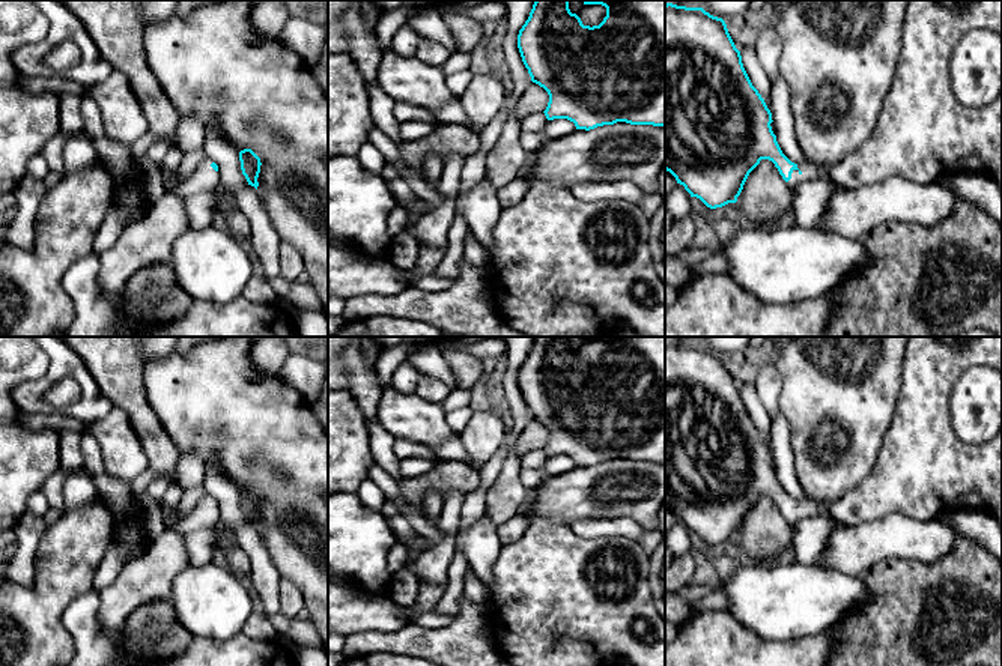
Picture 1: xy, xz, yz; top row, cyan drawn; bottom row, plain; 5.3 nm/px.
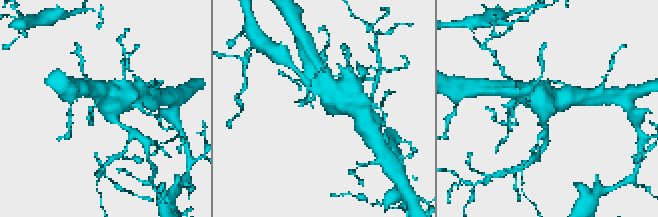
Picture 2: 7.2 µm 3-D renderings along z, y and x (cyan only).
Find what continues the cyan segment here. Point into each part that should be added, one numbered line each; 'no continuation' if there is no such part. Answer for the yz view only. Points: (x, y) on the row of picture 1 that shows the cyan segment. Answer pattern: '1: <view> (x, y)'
1: yz (810, 172)

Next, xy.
1: xy (205, 179)

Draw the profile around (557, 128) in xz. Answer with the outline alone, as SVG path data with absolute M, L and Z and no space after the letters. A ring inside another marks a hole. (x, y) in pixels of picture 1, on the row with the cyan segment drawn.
M554 119L554 120L546 122L542 134L545 138L561 138L575 131L576 131L576 126L573 122L570 122L567 119Z

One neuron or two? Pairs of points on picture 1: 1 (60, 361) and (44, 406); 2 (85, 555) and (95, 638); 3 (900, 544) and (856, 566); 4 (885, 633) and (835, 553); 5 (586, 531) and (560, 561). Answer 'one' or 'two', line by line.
1: one
2: two
3: one
4: two
5: two

